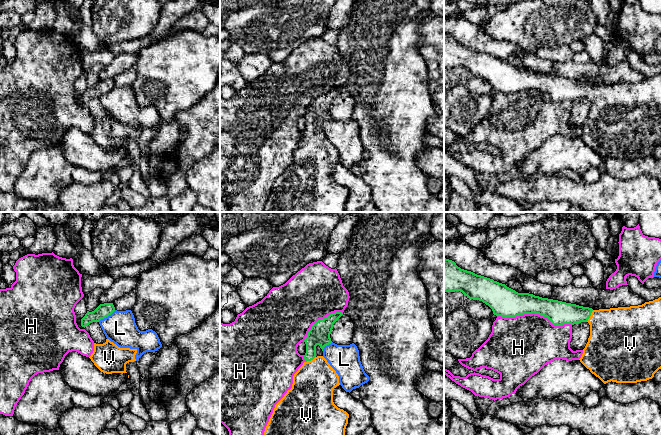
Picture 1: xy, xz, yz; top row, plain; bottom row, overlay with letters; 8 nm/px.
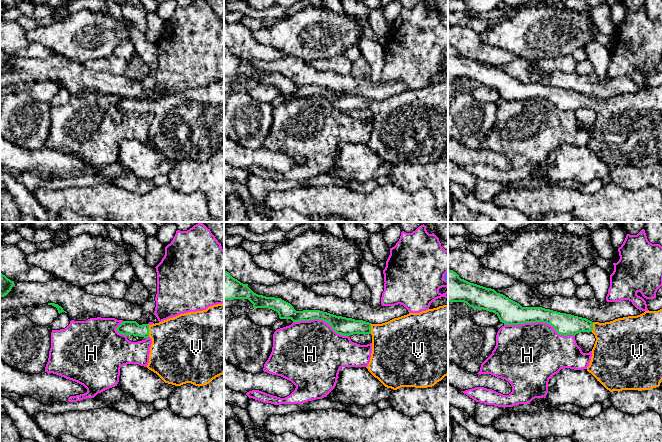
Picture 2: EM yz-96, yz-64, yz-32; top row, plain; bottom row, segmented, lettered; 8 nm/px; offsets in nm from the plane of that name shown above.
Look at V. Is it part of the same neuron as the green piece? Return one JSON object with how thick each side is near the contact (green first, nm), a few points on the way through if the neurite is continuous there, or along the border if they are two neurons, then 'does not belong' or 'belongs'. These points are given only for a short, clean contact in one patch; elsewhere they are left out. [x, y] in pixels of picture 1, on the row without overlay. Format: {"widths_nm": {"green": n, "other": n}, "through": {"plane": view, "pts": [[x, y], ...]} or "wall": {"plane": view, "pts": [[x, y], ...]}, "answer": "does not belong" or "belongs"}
{"widths_nm": {"green": 190, "other": 420}, "through": {"plane": "yz", "pts": [[559, 89], [590, 91], [603, 98], [615, 109]]}, "answer": "belongs"}

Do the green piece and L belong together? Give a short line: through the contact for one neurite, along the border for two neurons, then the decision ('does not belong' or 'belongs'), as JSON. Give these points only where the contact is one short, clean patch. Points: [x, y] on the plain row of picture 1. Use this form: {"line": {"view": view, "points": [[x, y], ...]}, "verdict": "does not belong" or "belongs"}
{"line": {"view": "xy", "points": [[115, 86], [98, 97]]}, "verdict": "does not belong"}

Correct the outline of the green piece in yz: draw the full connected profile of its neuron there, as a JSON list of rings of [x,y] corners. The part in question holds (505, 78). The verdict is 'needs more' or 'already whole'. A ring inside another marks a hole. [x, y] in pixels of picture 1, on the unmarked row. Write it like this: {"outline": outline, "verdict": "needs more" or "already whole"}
{"outline": [[[444,34],[444,68],[455,67],[462,68],[469,75],[482,77],[496,92],[507,94],[535,89],[547,93],[556,102],[588,98],[590,112],[579,136],[604,160],[611,157],[647,157],[661,145],[661,73],[638,82],[593,86],[529,69],[518,69],[505,60],[461,45],[454,37]]], "verdict": "needs more"}

